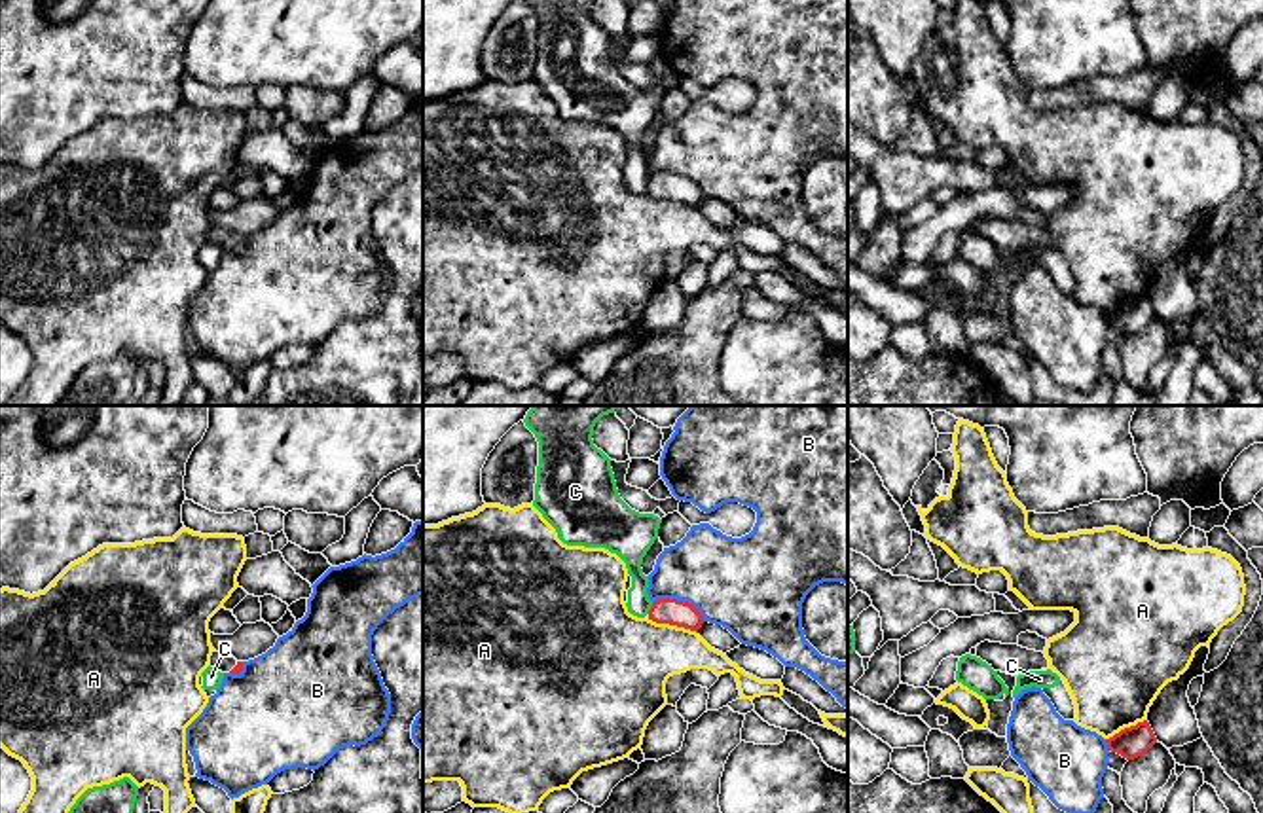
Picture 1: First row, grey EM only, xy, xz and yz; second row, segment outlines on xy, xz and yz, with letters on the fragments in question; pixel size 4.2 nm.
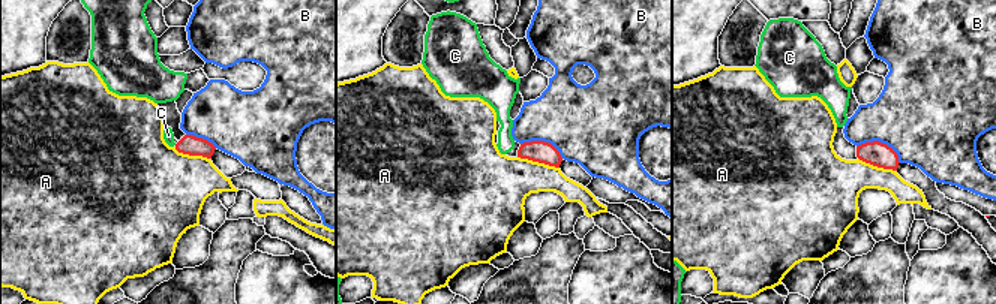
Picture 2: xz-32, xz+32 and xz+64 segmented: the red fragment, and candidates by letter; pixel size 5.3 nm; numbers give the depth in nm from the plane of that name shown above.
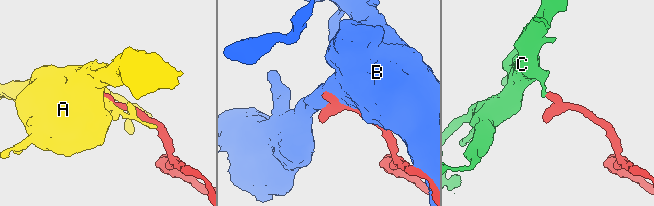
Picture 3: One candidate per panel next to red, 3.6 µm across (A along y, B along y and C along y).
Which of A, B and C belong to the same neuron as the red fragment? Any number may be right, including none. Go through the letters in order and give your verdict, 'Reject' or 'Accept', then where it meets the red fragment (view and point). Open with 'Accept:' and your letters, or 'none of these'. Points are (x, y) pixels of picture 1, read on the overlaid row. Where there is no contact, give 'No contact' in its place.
Accept: C
A: Reject. Touches red at xz (672, 624)
B: Reject. Touches red at xz (679, 601)
C: Accept. Touches red at xz (651, 609)

